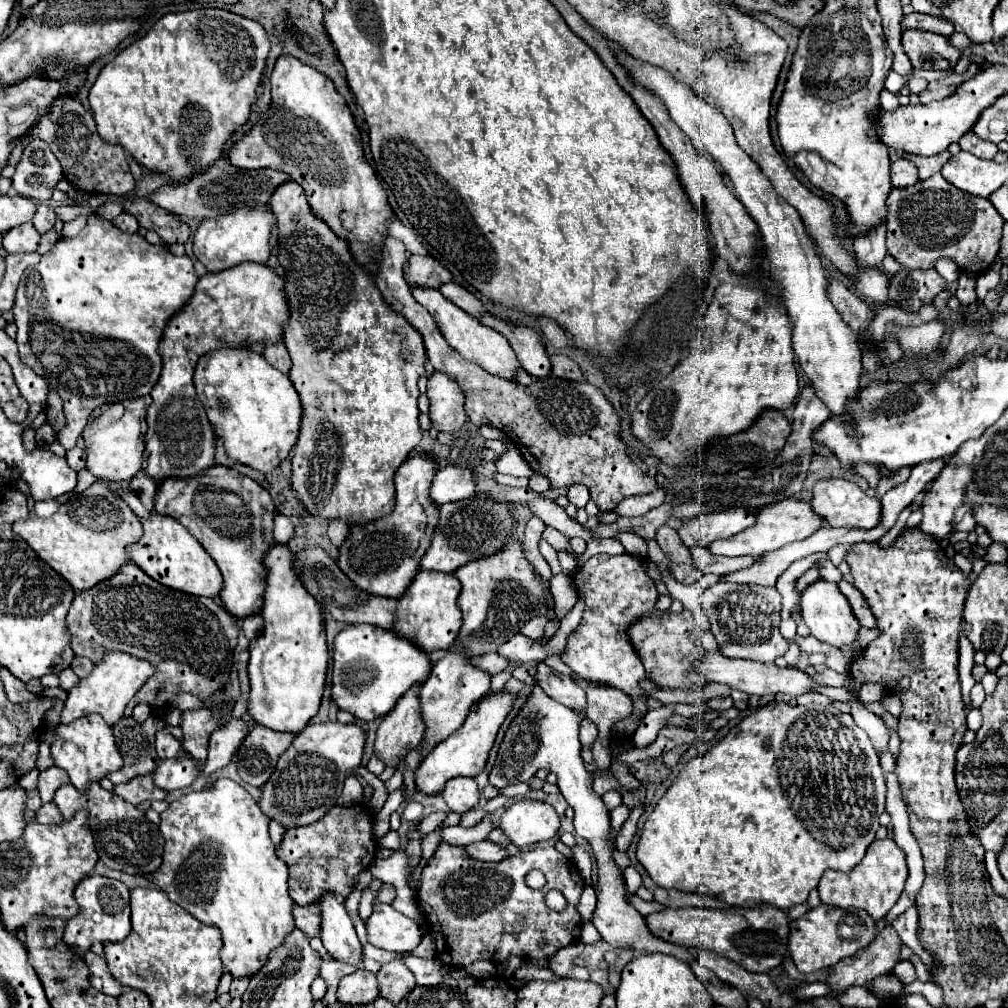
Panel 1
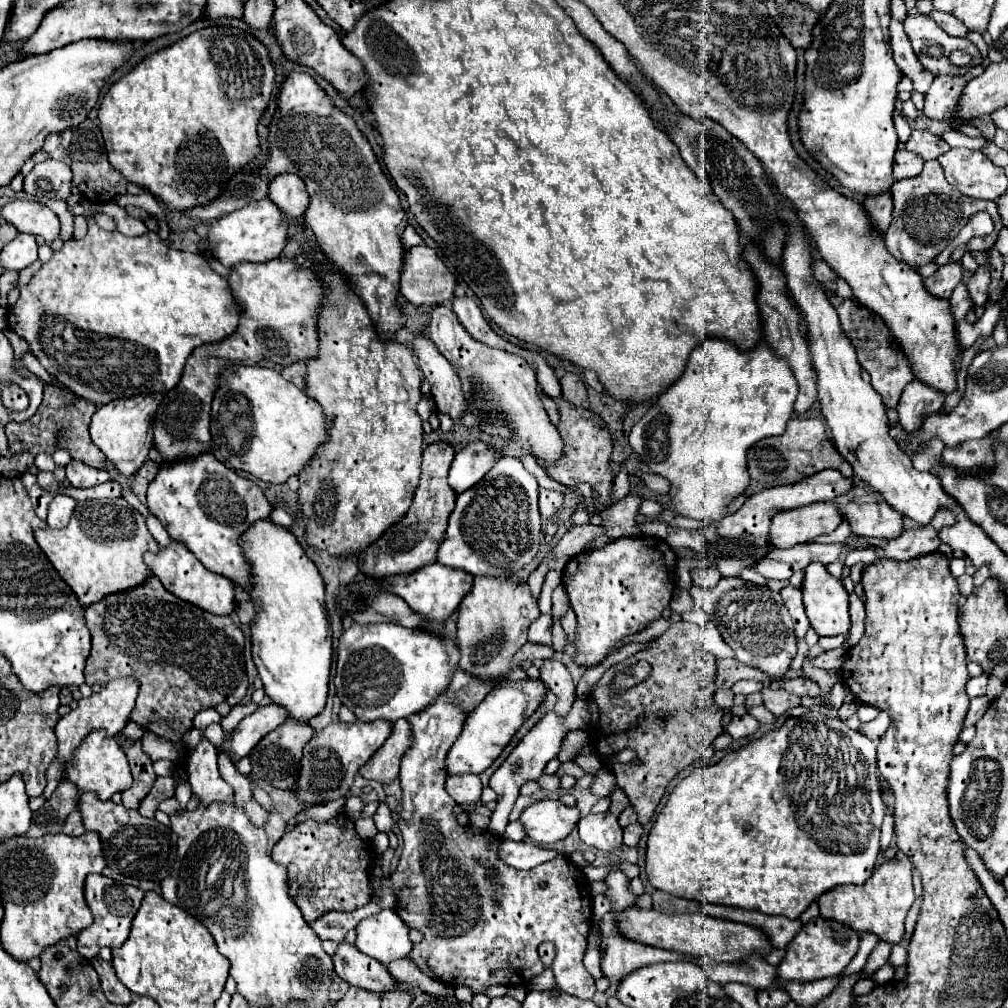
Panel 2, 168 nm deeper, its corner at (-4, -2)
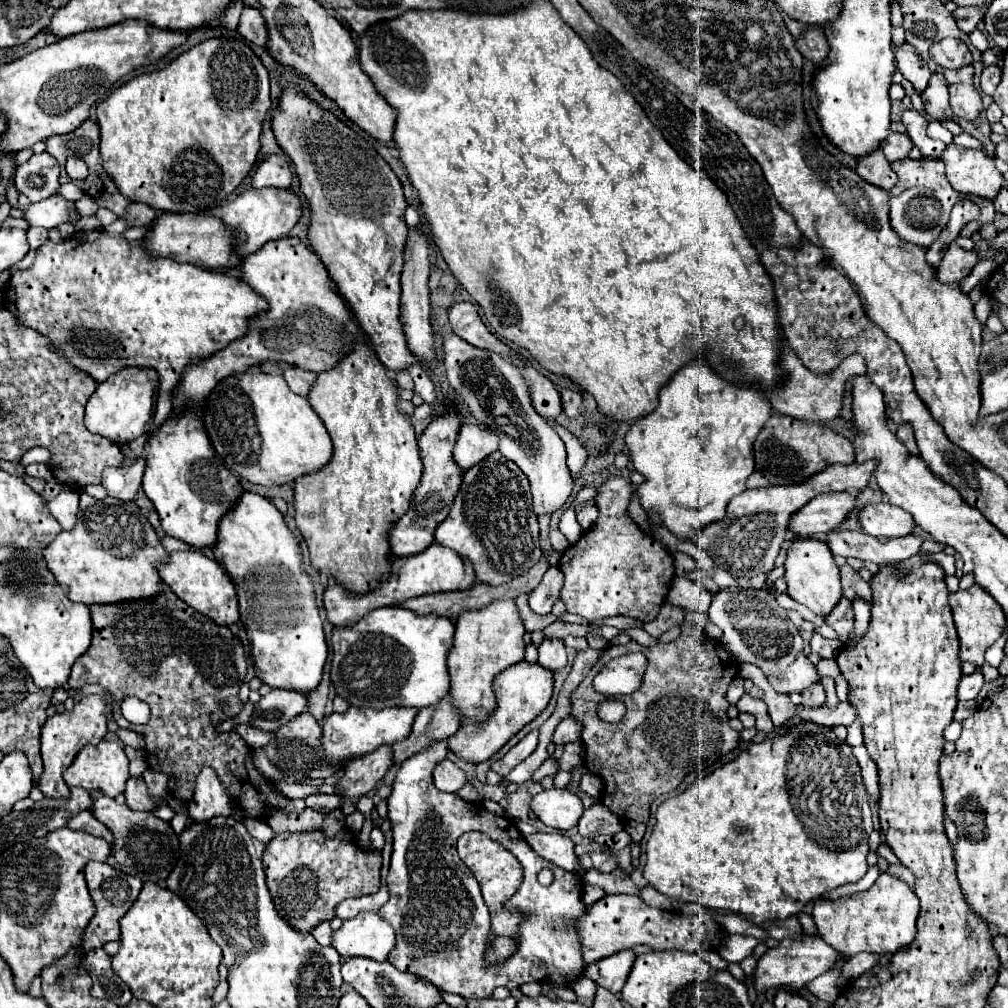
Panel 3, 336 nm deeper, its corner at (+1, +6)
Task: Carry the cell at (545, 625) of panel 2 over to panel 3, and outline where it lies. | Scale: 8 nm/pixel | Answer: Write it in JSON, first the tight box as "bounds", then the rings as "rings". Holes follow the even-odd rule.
{"bounds":[530,568,564,614],"rings":[[[548,568],[540,586],[530,592],[532,598],[540,598],[540,602],[542,602],[540,612],[536,612],[536,614],[550,614],[554,602],[560,598],[562,584],[564,584],[564,574],[560,572],[560,568]]]}

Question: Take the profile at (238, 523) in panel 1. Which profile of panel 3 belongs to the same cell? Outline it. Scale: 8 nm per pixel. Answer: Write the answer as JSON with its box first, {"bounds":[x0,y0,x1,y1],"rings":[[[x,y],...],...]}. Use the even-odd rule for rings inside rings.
{"bounds":[142,408,244,548],"rings":[[[186,408],[188,412],[172,412],[162,426],[148,434],[144,448],[146,470],[142,488],[152,500],[162,528],[194,548],[212,548],[216,544],[216,530],[220,518],[236,504],[244,492],[238,480],[224,468],[210,446],[204,430],[202,410]]]}

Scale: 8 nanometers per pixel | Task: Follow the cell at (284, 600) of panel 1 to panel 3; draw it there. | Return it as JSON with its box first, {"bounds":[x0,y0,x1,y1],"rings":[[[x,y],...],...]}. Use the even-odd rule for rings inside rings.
{"bounds":[212,492,328,692],"rings":[[[244,492],[236,506],[222,516],[218,522],[218,540],[212,548],[214,558],[224,564],[226,572],[230,574],[238,602],[240,602],[240,620],[246,626],[248,640],[252,640],[252,658],[256,666],[256,676],[270,684],[272,688],[290,688],[300,692],[310,692],[318,686],[322,678],[322,668],[328,658],[328,646],[322,630],[322,618],[318,614],[316,606],[316,594],[314,584],[310,576],[306,574],[302,566],[302,550],[298,546],[298,540],[290,532],[290,528],[284,522],[284,516],[276,510],[276,506],[252,492]]]}

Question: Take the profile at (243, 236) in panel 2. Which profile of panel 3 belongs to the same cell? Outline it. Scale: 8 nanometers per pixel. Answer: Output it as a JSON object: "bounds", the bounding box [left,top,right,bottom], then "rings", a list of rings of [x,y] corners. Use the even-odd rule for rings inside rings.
{"bounds":[220,188,302,256],"rings":[[[250,188],[242,192],[240,196],[226,200],[220,206],[220,218],[226,222],[226,226],[234,232],[244,232],[248,238],[242,242],[238,252],[242,256],[258,252],[266,242],[270,240],[280,240],[290,234],[290,230],[298,224],[302,218],[302,202],[292,190],[282,190],[282,188]]]}

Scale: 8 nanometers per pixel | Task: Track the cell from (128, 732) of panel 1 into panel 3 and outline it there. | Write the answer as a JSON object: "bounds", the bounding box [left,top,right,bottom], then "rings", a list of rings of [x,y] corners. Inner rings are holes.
{"bounds":[126,778,158,812],"rings":[[[130,778],[126,784],[126,806],[132,810],[142,810],[142,812],[152,812],[158,802],[152,800],[152,796],[148,794],[148,788],[144,784],[144,778]]]}

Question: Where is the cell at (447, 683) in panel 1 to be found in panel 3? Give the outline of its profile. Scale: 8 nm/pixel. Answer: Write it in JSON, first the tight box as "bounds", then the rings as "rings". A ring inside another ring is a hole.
{"bounds":[378,740,586,998],"rings":[[[442,740],[404,760],[388,798],[388,818],[394,838],[388,872],[390,900],[378,912],[396,930],[396,946],[388,954],[388,962],[400,972],[416,974],[436,988],[462,998],[492,998],[498,986],[512,990],[526,982],[570,986],[582,974],[582,952],[572,924],[574,918],[582,916],[586,910],[582,902],[582,876],[556,868],[556,864],[538,856],[518,832],[514,820],[496,816],[482,804],[472,804],[456,794],[434,788],[432,770],[436,762],[444,760],[446,750],[448,744]],[[472,830],[484,832],[508,848],[524,866],[524,882],[506,906],[522,910],[526,920],[522,922],[518,952],[504,964],[486,966],[484,962],[486,944],[490,940],[488,906],[484,898],[478,896],[478,880],[456,852],[456,840]],[[542,868],[550,868],[554,874],[550,886],[538,882]]]}

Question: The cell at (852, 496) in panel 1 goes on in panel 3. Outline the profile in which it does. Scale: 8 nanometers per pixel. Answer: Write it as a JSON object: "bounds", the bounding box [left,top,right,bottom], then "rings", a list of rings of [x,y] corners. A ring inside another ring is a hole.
{"bounds":[860,502,914,536],"rings":[[[888,502],[868,504],[860,512],[860,524],[866,534],[870,536],[908,536],[914,532],[914,520],[912,514],[904,512],[902,508],[896,508]]]}

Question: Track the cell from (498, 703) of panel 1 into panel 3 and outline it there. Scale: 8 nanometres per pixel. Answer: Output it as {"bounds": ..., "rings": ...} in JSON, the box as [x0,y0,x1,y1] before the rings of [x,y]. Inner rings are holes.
{"bounds":[448,660,554,764],"rings":[[[526,660],[506,668],[494,678],[494,694],[498,698],[496,712],[484,724],[464,724],[454,736],[448,738],[448,748],[456,752],[462,760],[478,764],[496,754],[514,734],[518,734],[526,724],[530,724],[548,706],[554,688],[554,674],[544,670],[538,662],[530,664]]]}

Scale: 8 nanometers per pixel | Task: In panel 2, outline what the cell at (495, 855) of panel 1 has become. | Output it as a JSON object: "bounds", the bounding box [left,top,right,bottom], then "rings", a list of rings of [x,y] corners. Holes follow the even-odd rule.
{"bounds":[497,840,555,870],"rings":[[[501,840],[497,854],[505,864],[519,868],[519,870],[531,870],[545,860],[551,860],[555,856],[555,850],[543,850],[531,842],[511,842],[511,840]]]}

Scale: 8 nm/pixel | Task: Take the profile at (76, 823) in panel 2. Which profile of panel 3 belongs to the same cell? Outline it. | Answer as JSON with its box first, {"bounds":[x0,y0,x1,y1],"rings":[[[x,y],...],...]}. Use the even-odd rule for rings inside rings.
{"bounds":[68,810,114,844],"rings":[[[84,810],[84,812],[76,814],[68,822],[68,828],[72,828],[72,830],[84,830],[84,832],[88,832],[92,836],[98,836],[98,838],[108,840],[108,844],[114,844],[114,834],[104,824],[100,824],[90,810]]]}

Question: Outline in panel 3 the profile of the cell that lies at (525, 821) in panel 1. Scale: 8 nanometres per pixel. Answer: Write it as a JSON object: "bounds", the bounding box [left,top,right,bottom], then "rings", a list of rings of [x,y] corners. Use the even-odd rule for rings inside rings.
{"bounds":[532,788,582,830],"rings":[[[550,788],[532,798],[534,814],[550,828],[570,830],[582,818],[582,800],[568,788]]]}

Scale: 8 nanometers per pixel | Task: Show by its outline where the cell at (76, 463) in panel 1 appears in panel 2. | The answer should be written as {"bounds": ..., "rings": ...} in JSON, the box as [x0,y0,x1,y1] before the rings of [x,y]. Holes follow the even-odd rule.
{"bounds":[67,460,109,488],"rings":[[[71,460],[67,464],[67,480],[75,486],[75,488],[89,488],[95,484],[103,484],[109,480],[109,474],[105,470],[93,468],[81,460]]]}

